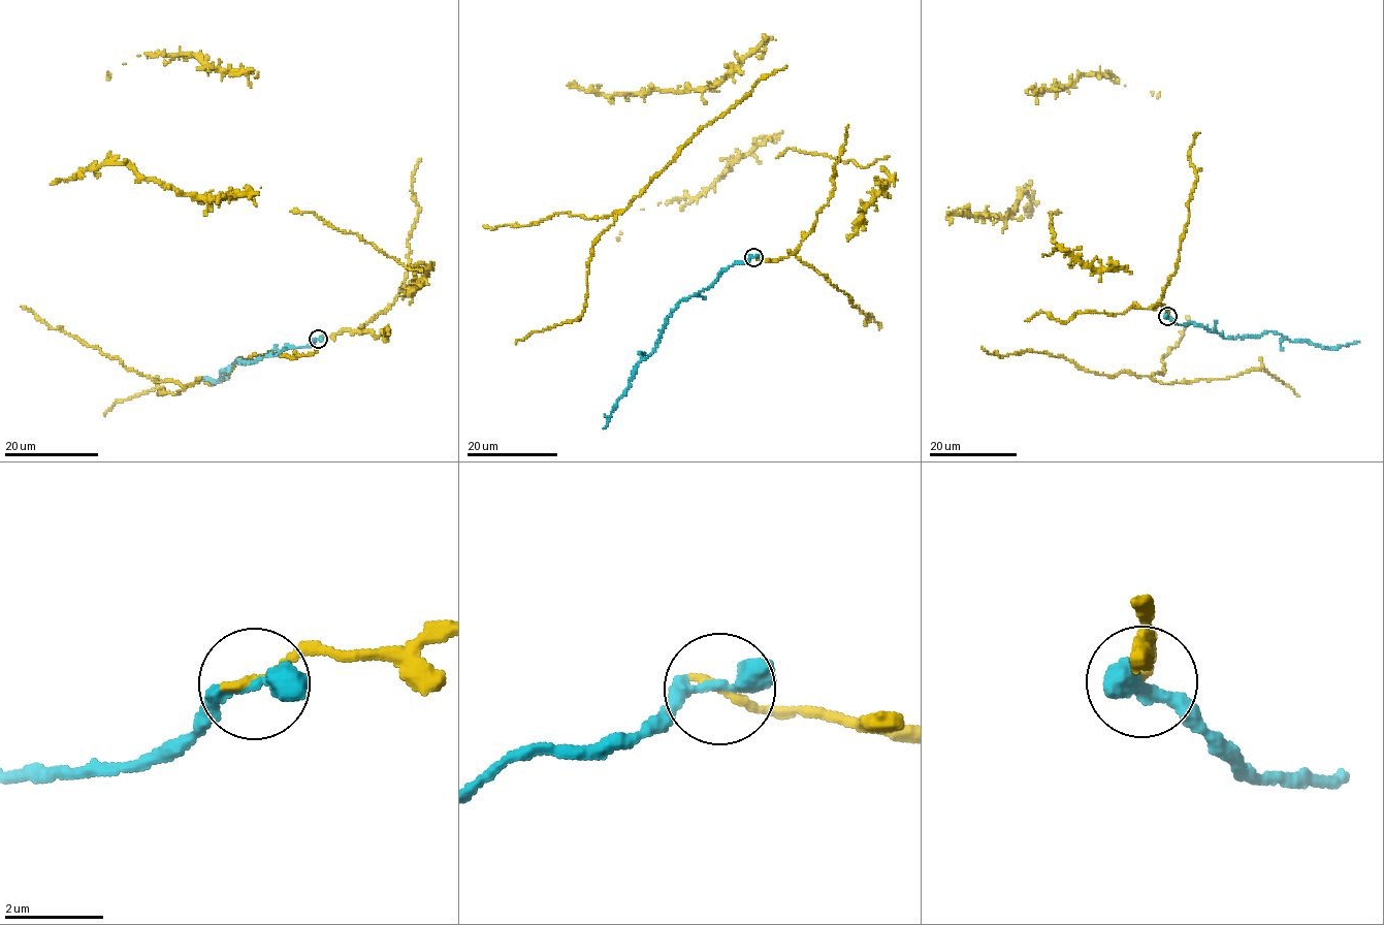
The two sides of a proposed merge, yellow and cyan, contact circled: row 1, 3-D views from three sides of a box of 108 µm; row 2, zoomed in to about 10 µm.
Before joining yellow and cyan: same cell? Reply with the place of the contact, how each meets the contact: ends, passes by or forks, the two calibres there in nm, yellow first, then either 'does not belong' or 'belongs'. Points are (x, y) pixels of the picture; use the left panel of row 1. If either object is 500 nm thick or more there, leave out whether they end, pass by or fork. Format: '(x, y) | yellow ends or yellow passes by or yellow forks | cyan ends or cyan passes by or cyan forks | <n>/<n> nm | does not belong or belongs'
(318, 339) | yellow ends | cyan passes by | 190/340 nm | belongs

